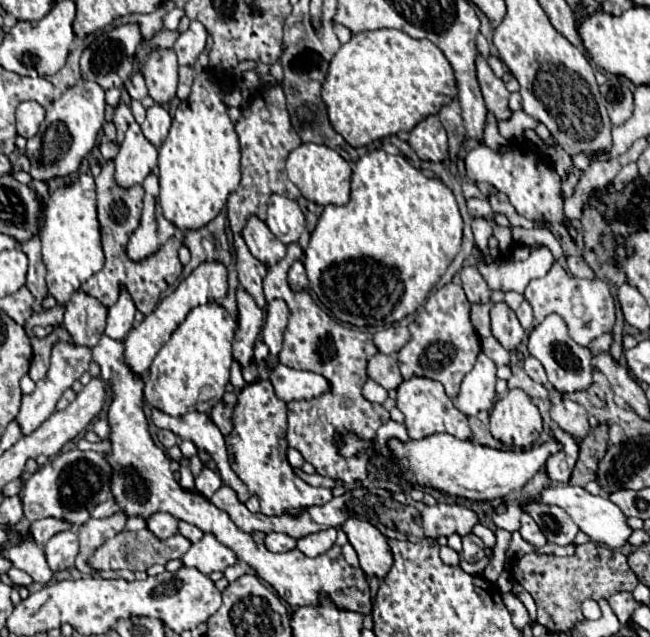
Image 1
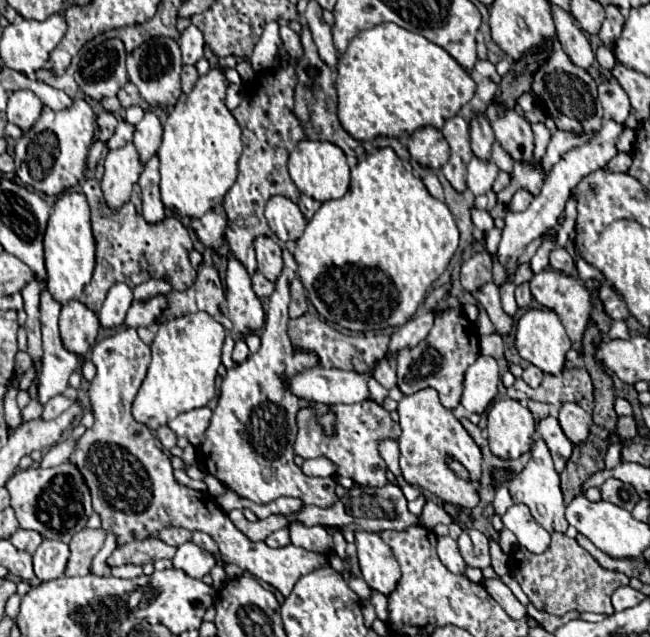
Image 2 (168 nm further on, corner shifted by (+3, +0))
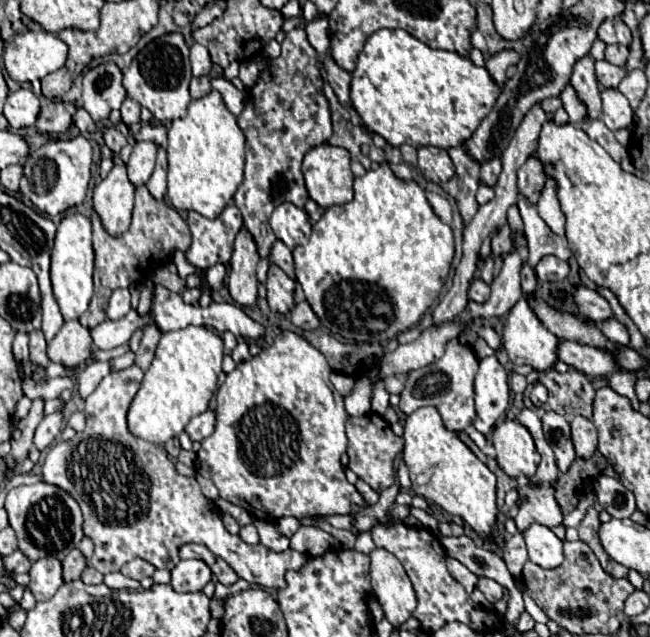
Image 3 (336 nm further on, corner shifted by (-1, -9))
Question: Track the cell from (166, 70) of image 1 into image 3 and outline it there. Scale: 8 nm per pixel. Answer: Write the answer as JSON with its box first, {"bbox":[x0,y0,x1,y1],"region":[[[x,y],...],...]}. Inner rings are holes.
{"bbox":[123,33,191,121],"region":[[[179,33],[161,35],[143,47],[137,57],[131,61],[129,69],[123,75],[123,87],[127,95],[135,99],[139,105],[147,107],[155,119],[173,121],[177,117],[187,115],[189,97],[189,81],[191,81],[191,65],[189,65],[189,47]]]}

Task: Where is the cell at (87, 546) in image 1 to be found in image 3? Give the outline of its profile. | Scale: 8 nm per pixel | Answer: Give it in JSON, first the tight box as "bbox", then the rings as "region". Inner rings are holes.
{"bbox":[63,549,87,583],"region":[[[75,549],[75,551],[71,551],[63,561],[63,579],[69,583],[69,581],[75,581],[75,579],[79,579],[81,577],[81,573],[83,573],[83,569],[87,567],[87,563],[85,563],[85,557],[81,555],[81,551],[79,549]]]}

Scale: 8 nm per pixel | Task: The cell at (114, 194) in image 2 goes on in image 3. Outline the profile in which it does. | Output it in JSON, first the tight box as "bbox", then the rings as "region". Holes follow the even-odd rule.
{"bbox":[93,165,135,237],"region":[[[117,165],[93,189],[93,209],[101,217],[101,223],[111,237],[119,237],[129,229],[133,195],[135,187],[127,179],[127,169]]]}

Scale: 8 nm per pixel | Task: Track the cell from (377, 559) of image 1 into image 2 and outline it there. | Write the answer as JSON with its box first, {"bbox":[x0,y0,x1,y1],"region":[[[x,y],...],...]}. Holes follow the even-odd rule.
{"bbox":[355,530,401,596],"region":[[[363,530],[355,532],[355,546],[363,580],[369,584],[369,588],[387,596],[401,578],[399,564],[391,548],[381,540],[379,534]]]}

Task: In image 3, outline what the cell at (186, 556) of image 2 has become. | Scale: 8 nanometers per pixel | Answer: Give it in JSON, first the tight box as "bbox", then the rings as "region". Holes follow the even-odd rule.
{"bbox":[171,559,211,593],"region":[[[181,559],[171,569],[171,587],[179,593],[201,591],[211,581],[211,569],[201,559]]]}

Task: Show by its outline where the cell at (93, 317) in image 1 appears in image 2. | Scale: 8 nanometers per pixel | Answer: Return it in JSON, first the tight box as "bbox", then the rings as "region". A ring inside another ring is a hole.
{"bbox":[59,300,99,356],"region":[[[71,300],[61,308],[59,330],[63,346],[79,356],[85,356],[97,340],[99,318],[79,300]]]}

